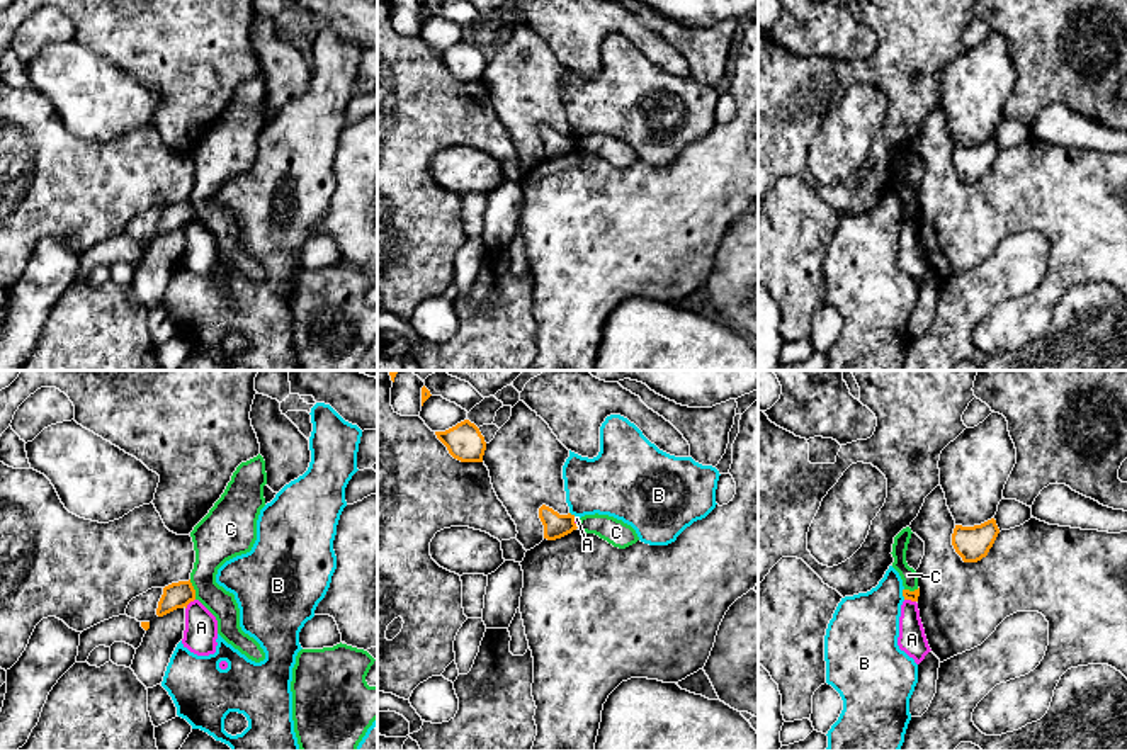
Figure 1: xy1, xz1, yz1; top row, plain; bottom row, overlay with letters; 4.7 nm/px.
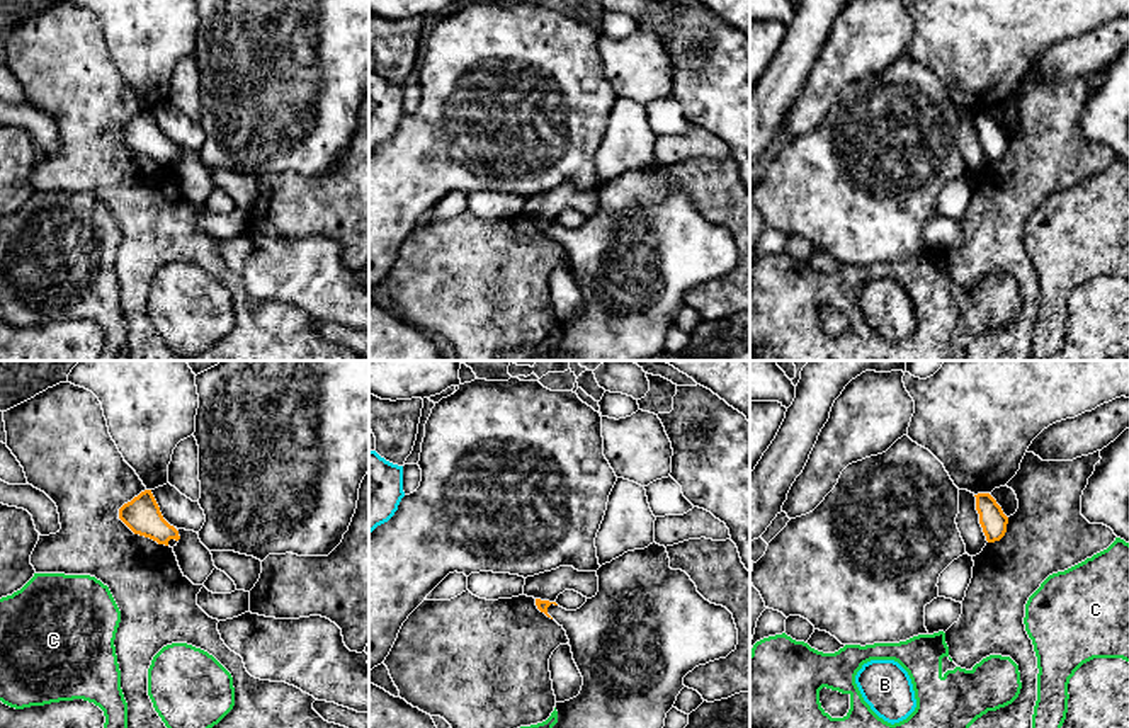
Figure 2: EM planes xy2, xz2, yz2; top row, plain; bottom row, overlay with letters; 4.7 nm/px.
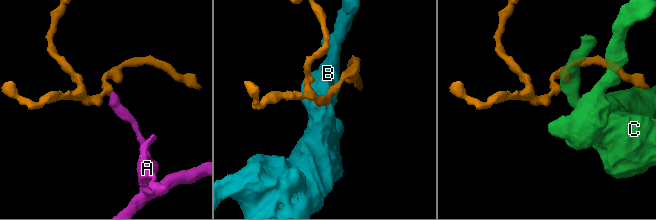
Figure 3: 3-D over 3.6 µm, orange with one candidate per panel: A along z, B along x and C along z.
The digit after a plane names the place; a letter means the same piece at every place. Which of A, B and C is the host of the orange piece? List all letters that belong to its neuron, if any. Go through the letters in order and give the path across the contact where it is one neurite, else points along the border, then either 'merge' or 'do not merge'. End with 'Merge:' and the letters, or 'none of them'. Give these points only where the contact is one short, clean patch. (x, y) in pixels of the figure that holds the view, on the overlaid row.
A: along xy1 (194, 598), (186, 609) | do not merge
B: do not merge
C: along xy1 (189, 580), (196, 598) | do not merge
Merge: none of them

